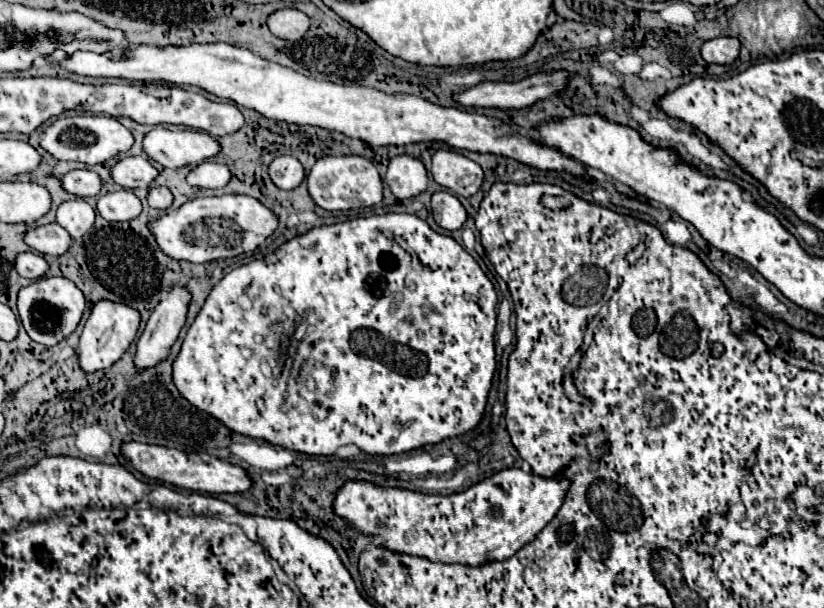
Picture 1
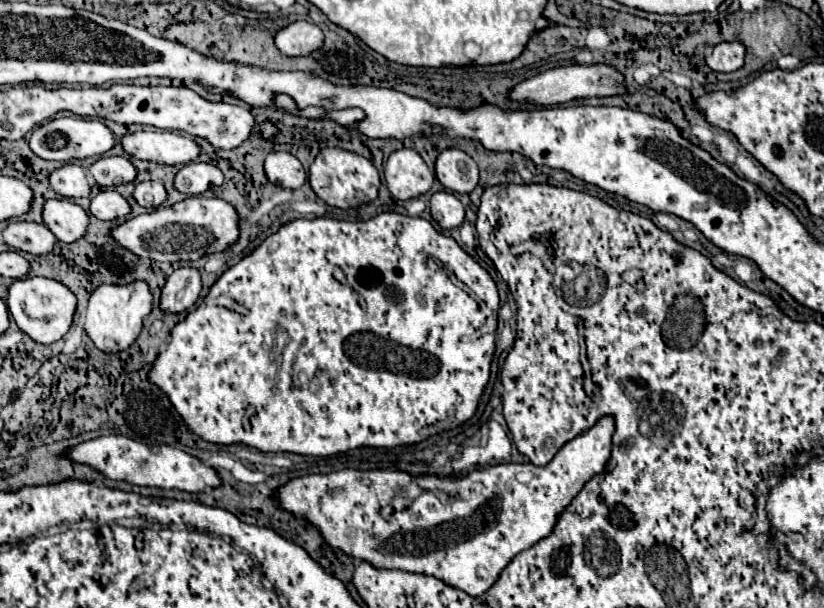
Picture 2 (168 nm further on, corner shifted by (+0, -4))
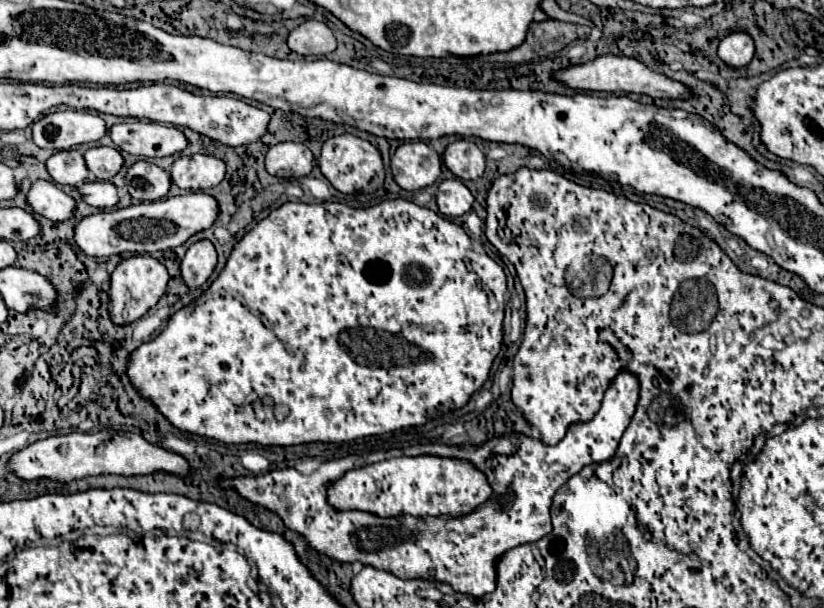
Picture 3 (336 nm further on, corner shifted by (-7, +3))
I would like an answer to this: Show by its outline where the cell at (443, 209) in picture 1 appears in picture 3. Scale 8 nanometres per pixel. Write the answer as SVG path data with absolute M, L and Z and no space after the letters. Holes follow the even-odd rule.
M443 180L437 190L437 206L443 216L463 216L471 210L473 204L473 194L461 180Z

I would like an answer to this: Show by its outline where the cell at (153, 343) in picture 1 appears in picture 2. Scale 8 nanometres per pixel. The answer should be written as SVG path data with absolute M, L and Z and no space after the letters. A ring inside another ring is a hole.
M184 267L184 269L176 269L160 295L160 309L164 313L182 313L188 311L198 295L202 291L202 283L200 283L200 271L192 269L192 267Z

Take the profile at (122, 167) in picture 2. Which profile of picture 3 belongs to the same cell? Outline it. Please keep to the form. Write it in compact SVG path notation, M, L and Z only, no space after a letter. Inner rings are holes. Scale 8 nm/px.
M107 146L87 148L83 152L83 158L89 170L89 178L95 178L95 180L109 180L123 166L123 158L117 148L107 148Z

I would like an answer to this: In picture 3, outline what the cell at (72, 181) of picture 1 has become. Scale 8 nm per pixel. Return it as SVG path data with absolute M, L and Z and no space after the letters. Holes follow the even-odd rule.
M77 150L55 152L47 160L47 172L57 184L79 186L79 184L87 182L87 166L83 162L81 152L77 152Z

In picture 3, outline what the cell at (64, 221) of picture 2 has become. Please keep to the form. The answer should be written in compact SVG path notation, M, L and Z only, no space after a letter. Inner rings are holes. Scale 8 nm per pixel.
M35 180L31 184L27 194L27 204L33 208L35 214L41 214L53 222L67 220L69 216L73 216L75 210L73 198L47 180Z

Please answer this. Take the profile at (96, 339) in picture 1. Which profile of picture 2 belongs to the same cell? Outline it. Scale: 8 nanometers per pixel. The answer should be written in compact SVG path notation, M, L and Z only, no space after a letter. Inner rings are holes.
M134 281L132 285L100 285L88 303L84 329L94 345L104 353L120 353L136 341L142 331L144 317L152 311L152 295L144 281Z

